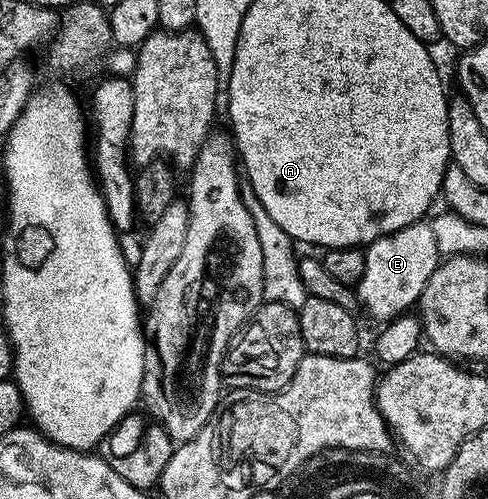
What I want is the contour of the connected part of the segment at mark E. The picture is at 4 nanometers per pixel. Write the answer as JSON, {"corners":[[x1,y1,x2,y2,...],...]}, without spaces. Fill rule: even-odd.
{"corners":[[422,221,420,223,412,223,403,229,399,229,390,235,384,235,368,244,364,248,365,260,367,261,367,269,363,269,363,281,359,281,355,288,357,297,362,308,369,310,369,315,373,319,378,319,378,324,384,325,390,319,396,319,398,315,406,314,410,310,409,307,420,300,423,289,427,285,427,281,431,277,431,273,437,267,442,253,436,245,435,229,432,222]]}

